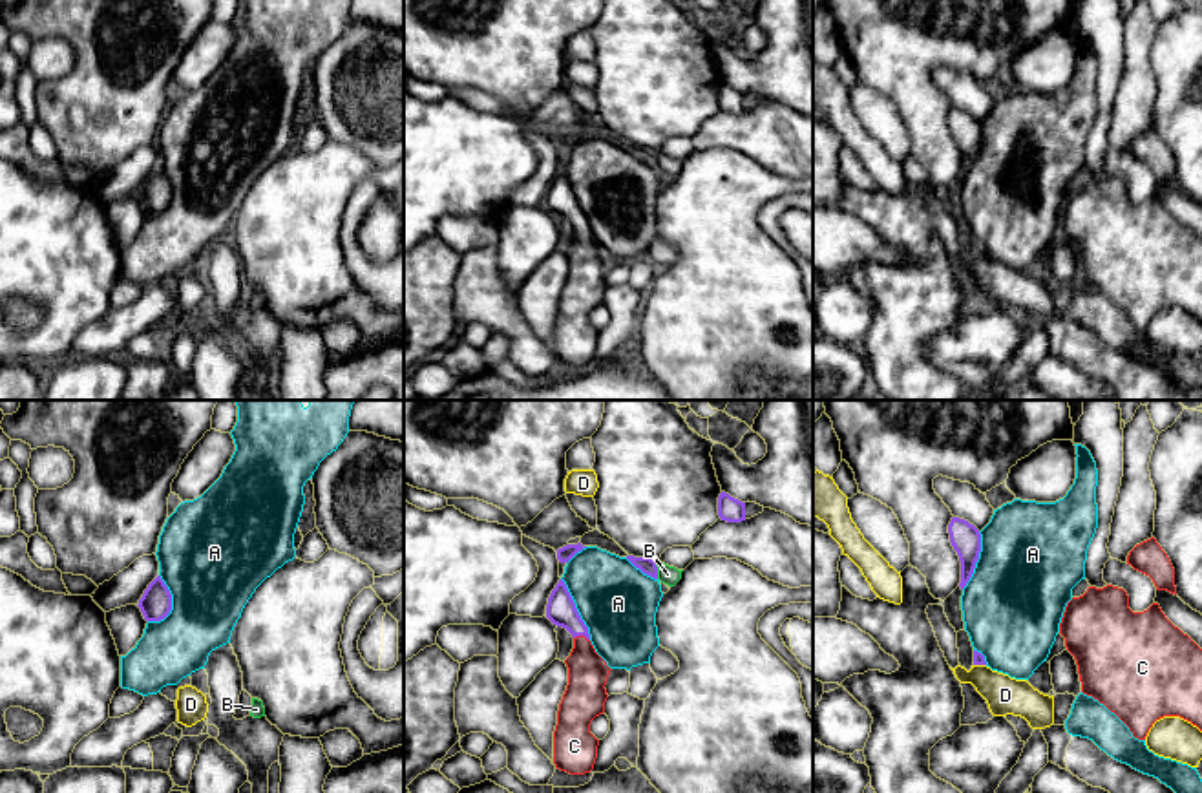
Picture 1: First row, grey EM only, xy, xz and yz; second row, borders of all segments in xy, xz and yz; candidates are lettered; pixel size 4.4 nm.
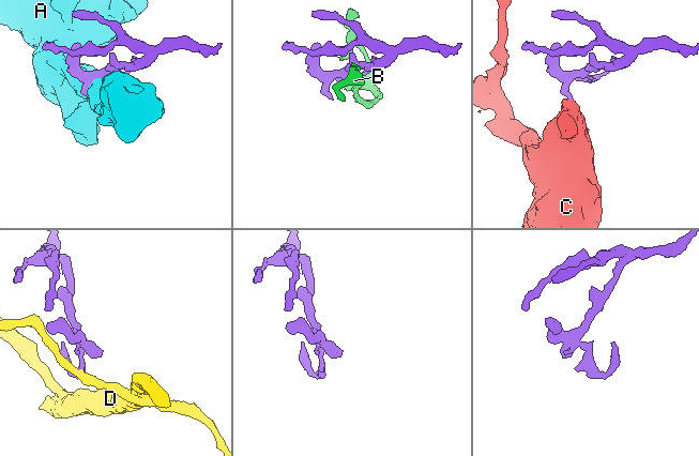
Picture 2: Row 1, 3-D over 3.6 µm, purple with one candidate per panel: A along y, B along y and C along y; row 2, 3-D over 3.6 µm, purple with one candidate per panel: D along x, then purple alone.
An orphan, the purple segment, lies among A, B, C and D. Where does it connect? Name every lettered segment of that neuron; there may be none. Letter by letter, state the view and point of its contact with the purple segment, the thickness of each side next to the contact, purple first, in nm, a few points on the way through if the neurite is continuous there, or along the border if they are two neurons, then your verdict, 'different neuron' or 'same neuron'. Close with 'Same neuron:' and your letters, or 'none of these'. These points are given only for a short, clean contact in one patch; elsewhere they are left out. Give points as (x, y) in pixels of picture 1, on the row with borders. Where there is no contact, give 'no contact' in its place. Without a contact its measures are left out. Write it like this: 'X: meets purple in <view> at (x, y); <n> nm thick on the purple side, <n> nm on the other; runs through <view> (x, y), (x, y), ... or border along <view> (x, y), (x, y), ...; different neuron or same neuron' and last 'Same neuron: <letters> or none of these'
A: meets purple in xz at (576, 609); 130 nm thick on the purple side, 340 nm on the other; different neuron
B: meets purple in xz at (656, 569); 70 nm thick on the purple side, 80 nm on the other; different neuron
C: meets purple in xz at (581, 634); 130 nm thick on the purple side, 180 nm on the other; runs through xz (561, 611), (581, 634), (587, 671); same neuron
D: meets purple in yz at (980, 664); 50 nm thick on the purple side, 170 nm on the other; border along yz (974, 664), (985, 666); different neuron
Same neuron: C

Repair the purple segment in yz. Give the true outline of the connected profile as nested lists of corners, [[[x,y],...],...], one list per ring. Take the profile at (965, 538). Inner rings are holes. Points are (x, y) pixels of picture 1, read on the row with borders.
[[[952,517],[948,524],[950,543],[961,561],[961,590],[970,581],[981,552],[979,530],[965,519]]]

